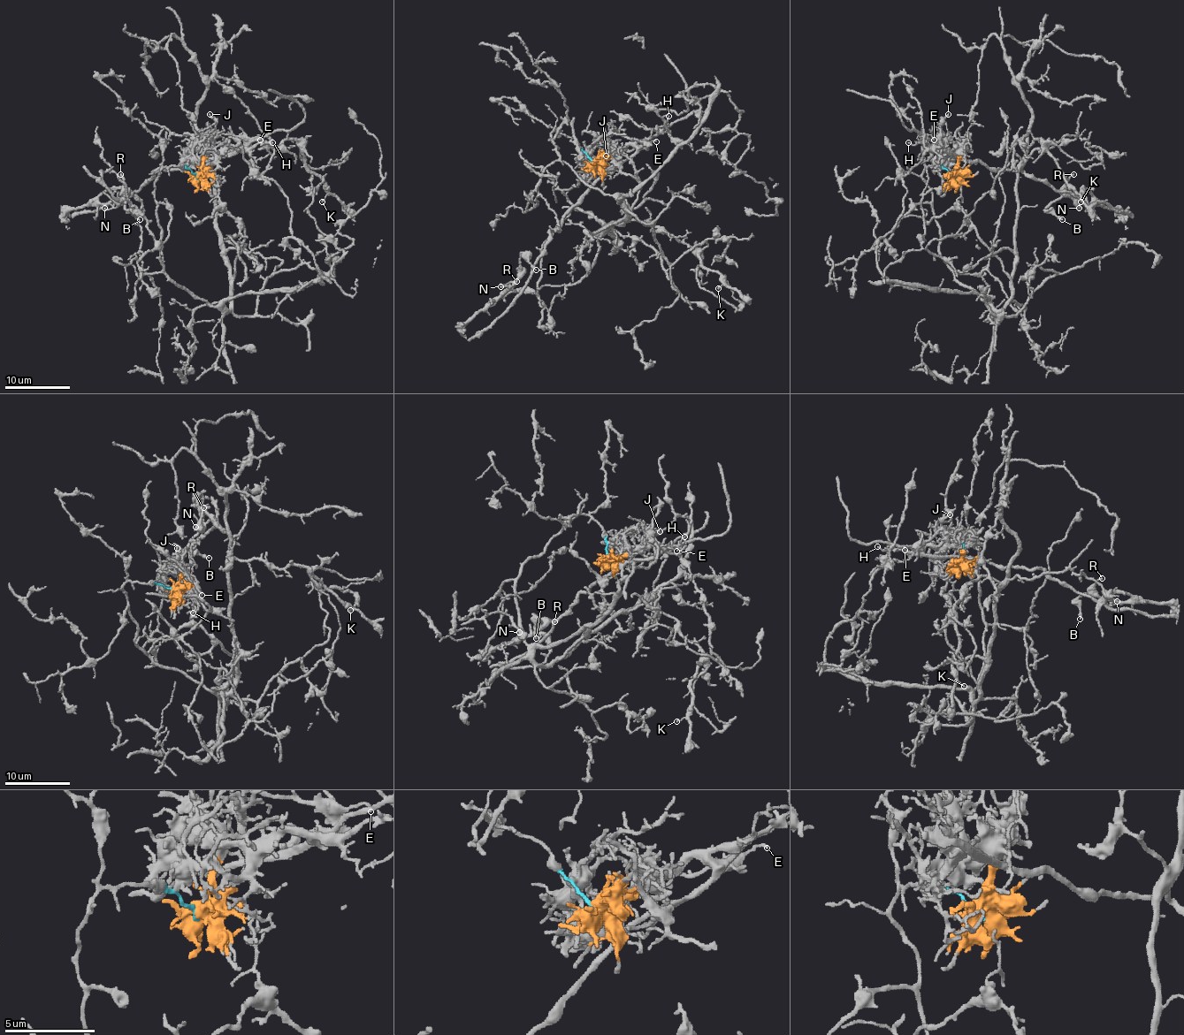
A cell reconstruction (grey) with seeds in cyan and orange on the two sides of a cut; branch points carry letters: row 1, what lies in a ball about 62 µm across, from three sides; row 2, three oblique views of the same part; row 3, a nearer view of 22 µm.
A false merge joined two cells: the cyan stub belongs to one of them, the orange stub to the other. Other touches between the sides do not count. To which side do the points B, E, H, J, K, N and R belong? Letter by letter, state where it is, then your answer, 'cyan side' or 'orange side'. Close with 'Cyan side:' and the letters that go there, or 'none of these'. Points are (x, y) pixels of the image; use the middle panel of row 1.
B: at (536, 270); orange side
E: at (656, 141); orange side
H: at (668, 116); orange side
J: at (606, 156); orange side
K: at (718, 288); cyan side
N: at (500, 286); orange side
R: at (516, 281); orange side
Cyan side: K

